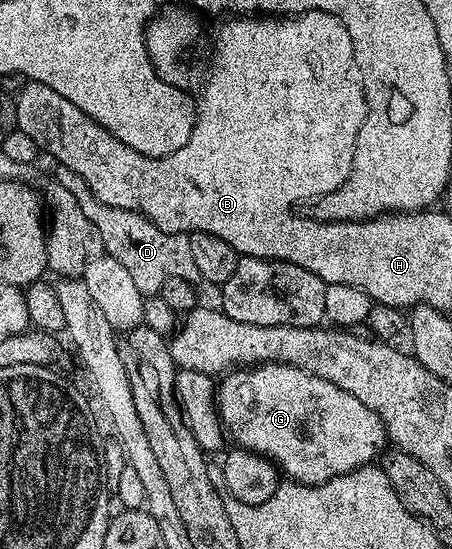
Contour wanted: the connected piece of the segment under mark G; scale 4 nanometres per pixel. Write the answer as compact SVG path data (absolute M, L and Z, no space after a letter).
M258 363L256 367L228 372L216 384L215 402L221 426L234 439L233 443L272 460L280 474L295 483L326 483L337 475L372 464L377 442L383 439L383 428L367 405L331 381L286 363Z

